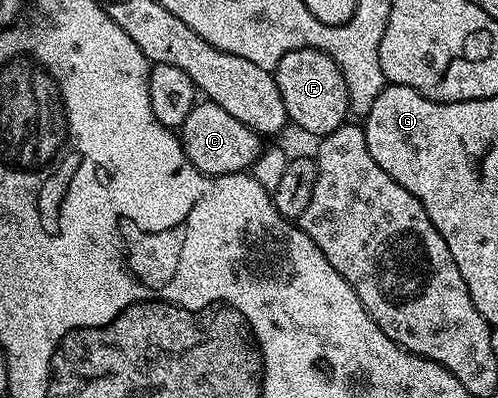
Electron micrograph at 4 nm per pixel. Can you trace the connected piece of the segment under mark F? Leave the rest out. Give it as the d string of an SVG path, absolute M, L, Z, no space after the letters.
M307 46L291 50L278 60L275 71L278 92L282 92L282 104L286 104L289 123L301 126L308 134L323 136L345 125L350 114L348 85L340 66L326 52Z

